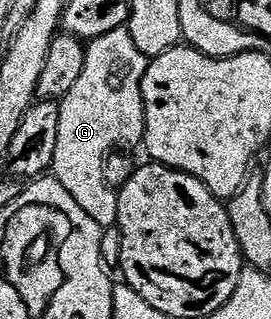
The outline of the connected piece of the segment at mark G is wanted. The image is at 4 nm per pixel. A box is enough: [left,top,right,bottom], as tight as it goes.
[52,26,148,228]

